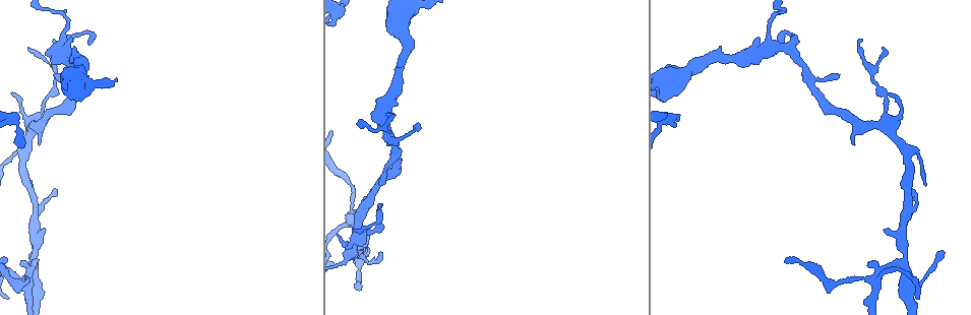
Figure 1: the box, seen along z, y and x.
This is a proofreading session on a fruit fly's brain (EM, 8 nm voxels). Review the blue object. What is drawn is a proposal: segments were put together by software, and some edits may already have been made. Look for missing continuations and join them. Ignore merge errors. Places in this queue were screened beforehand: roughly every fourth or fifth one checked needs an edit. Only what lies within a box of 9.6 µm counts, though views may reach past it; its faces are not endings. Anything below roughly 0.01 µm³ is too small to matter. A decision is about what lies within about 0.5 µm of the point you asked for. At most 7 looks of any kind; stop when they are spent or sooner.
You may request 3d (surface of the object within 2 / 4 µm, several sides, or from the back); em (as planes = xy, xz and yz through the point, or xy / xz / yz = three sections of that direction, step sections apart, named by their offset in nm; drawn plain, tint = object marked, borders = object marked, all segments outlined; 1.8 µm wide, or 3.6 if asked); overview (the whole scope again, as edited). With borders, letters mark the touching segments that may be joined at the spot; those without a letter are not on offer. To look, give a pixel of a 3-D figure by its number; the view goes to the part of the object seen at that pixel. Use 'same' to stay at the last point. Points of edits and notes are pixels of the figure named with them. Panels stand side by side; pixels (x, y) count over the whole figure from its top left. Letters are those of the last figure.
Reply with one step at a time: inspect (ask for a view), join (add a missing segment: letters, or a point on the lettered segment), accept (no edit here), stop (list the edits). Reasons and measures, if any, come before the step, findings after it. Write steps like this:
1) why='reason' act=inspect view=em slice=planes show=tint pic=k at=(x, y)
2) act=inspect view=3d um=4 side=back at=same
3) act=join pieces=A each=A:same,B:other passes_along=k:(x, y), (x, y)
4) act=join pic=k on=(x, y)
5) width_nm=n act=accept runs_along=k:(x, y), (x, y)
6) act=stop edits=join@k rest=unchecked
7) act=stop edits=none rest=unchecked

why='free end' act=inspect view=3d um=4 pic=1 at=(884, 231)

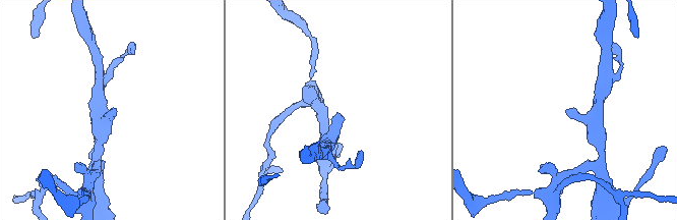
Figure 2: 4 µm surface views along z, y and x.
act=inspect view=em slice=planes show=tint pic=2 at=(109, 113)

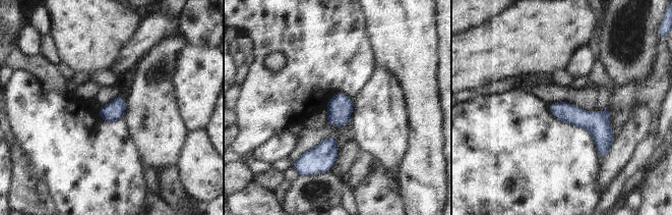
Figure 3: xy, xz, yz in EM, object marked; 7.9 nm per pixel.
act=inspect view=em slice=planes show=borders at=same

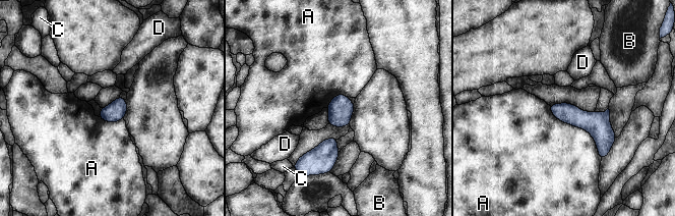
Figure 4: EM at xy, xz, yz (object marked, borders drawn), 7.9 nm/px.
act=accept each=A:other,B:other,C:other,D:other border=4:(548, 105), (592, 137), (601, 160) found='no lettered segment goes on from it'

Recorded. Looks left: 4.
why='branch stops here' act=inspect view=3d um=2 pic=1 at=(39, 143)

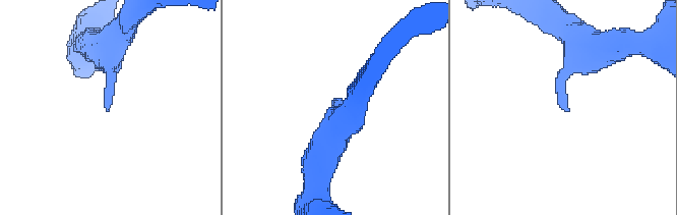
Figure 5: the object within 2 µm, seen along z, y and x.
act=inspect view=em slice=yz step=8 show=tint pic=5 at=(107, 109)

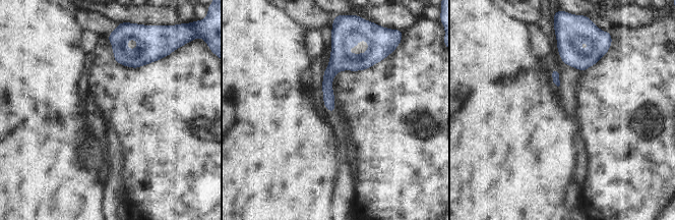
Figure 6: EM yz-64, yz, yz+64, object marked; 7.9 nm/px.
act=inspect view=em slice=planes show=borders at=same

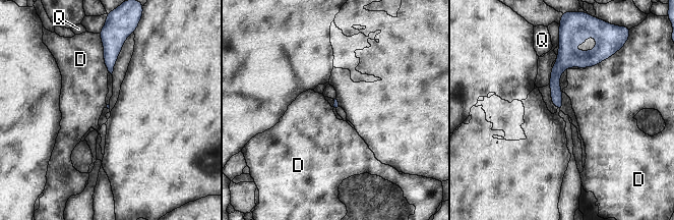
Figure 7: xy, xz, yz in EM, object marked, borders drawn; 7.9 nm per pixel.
act=accept each=D:other,Q:other found='none of them fits'

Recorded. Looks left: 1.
act=stop edits=none rest=unchecked

